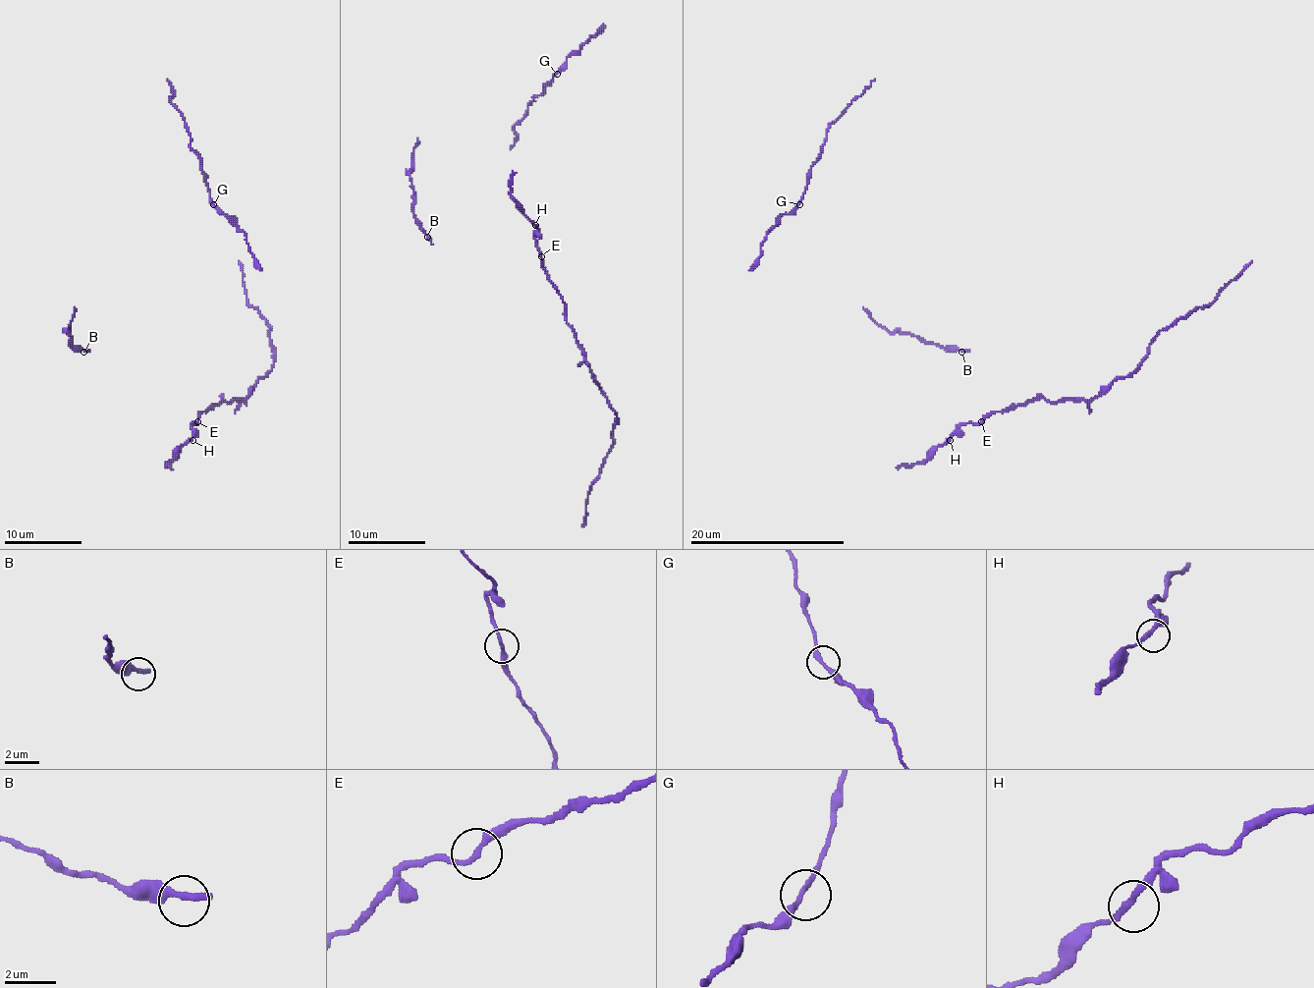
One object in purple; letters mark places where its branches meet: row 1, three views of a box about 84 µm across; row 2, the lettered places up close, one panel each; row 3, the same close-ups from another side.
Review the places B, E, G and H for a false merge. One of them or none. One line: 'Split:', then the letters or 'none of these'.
Split: E

